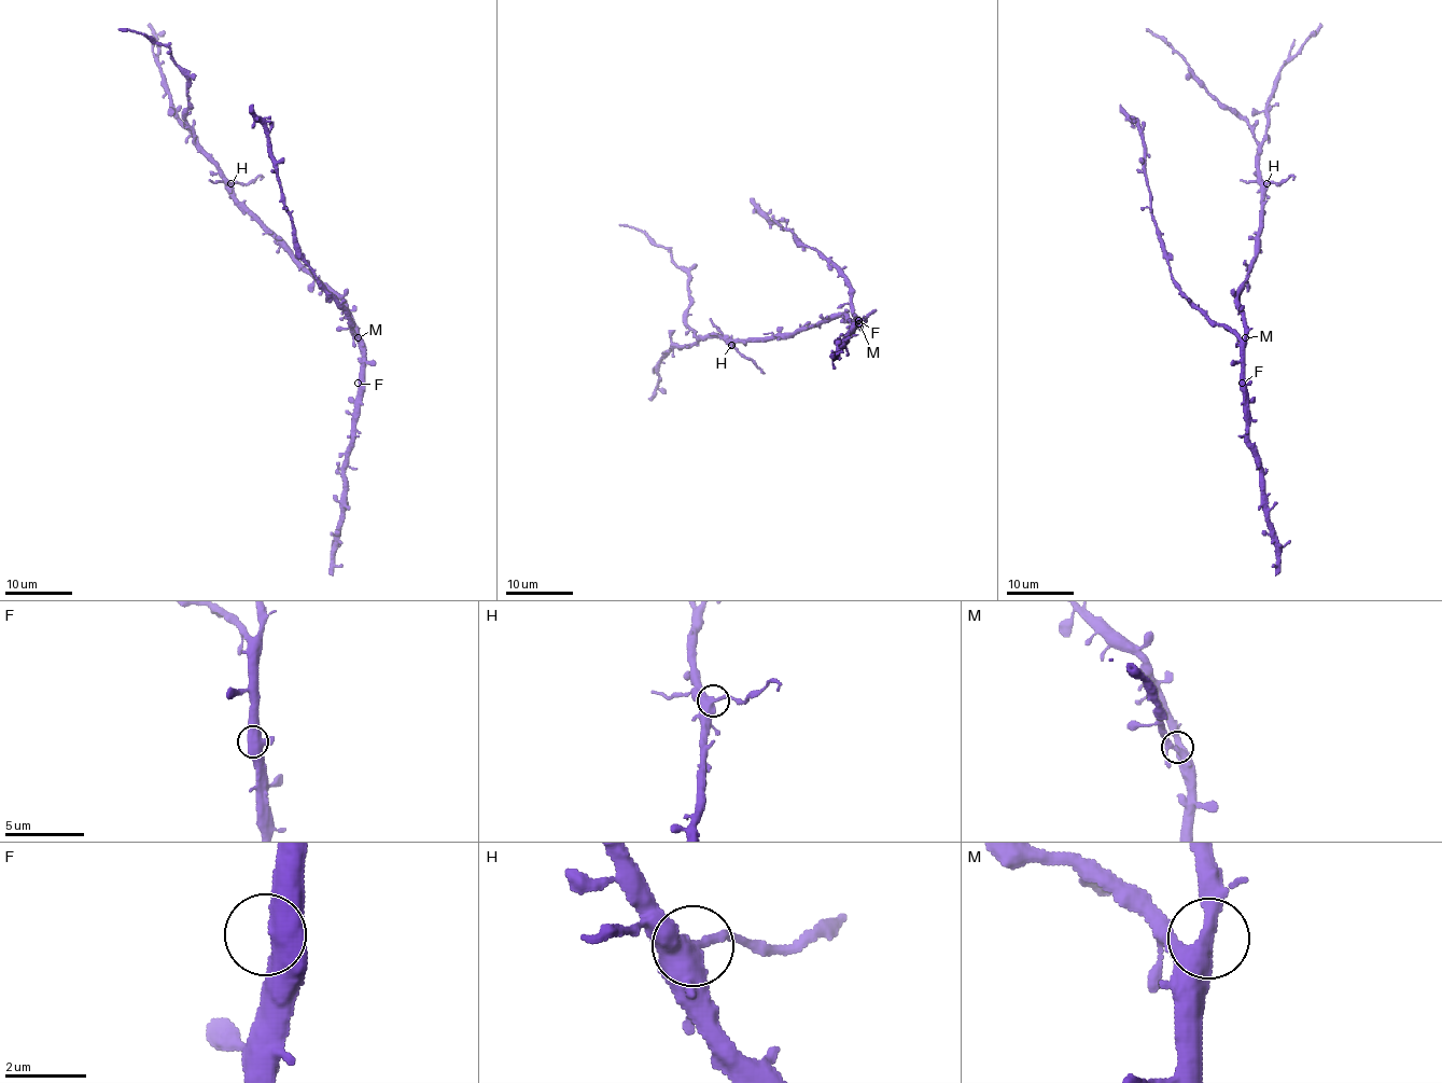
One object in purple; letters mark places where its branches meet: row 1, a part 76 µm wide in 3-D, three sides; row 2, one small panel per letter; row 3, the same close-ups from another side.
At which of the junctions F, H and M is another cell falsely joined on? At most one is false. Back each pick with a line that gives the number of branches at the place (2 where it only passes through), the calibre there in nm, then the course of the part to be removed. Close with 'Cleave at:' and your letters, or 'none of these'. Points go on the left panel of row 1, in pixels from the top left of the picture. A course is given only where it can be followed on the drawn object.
H: 3 | 400 nm | (230, 183), (247, 183), (264, 177)
Cleave at: H

